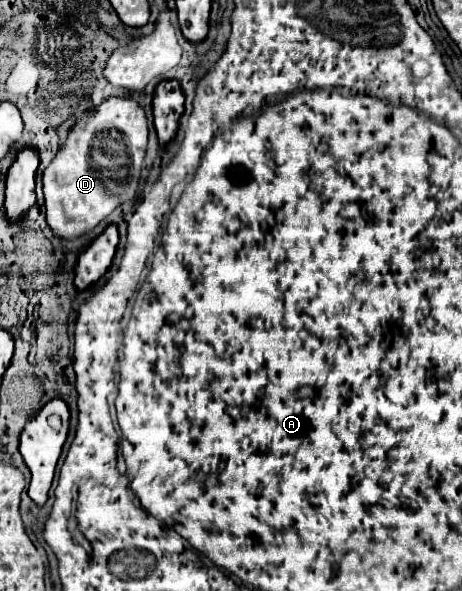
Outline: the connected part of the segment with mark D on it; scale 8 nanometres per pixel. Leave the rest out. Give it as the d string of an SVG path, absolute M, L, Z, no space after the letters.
M111 97L79 119L57 157L43 171L47 225L57 239L79 239L93 231L139 189L147 149L147 117L131 99Z

